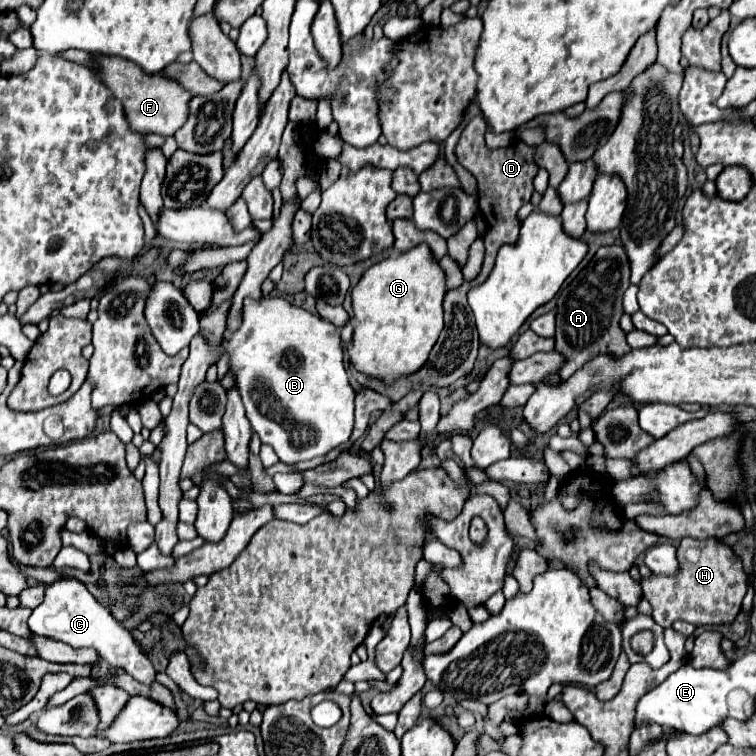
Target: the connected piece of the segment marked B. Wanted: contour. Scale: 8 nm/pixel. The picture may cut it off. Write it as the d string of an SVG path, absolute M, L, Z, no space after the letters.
M271 296L271 298L261 298L261 300L245 298L241 326L235 332L225 330L225 334L223 334L223 354L229 356L229 372L233 374L235 386L237 386L237 390L241 394L241 400L243 400L243 406L245 406L245 414L247 414L249 422L253 424L253 430L259 434L263 444L273 446L273 450L275 450L275 454L279 456L281 462L295 464L295 462L301 462L301 460L311 460L315 456L325 456L329 450L333 450L333 448L337 448L337 446L341 446L341 444L345 444L349 440L351 430L353 430L353 400L355 400L355 392L349 386L347 372L345 372L345 366L343 366L341 336L339 336L337 328L331 322L319 318L317 314L311 314L311 312L307 312L303 308L297 308L297 306L289 304L281 296Z

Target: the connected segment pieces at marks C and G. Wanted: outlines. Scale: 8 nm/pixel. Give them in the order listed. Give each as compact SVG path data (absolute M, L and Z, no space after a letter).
M65 576L65 578L57 580L55 584L47 586L43 604L39 604L33 610L33 614L29 616L29 630L33 634L37 634L37 636L45 636L45 638L65 642L65 644L69 644L73 648L91 646L91 648L95 648L99 652L99 656L109 666L125 670L137 682L143 682L143 684L155 682L157 672L155 672L151 660L143 652L135 652L135 648L131 648L131 644L137 646L131 632L125 626L121 626L109 614L109 610L103 604L99 604L95 600L95 596L87 590L87 586L83 582L79 582L77 578Z
M415 246L409 252L389 256L383 262L371 266L359 280L359 284L351 292L353 300L353 342L349 346L349 360L355 370L365 374L367 378L375 378L387 386L395 384L395 380L413 374L419 370L439 338L443 330L443 296L445 296L445 272L433 262L429 248Z

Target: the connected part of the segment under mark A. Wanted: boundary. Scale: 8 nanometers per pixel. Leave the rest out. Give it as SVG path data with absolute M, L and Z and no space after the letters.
M601 246L597 250L597 254L593 256L593 260L589 262L589 266L583 270L581 278L577 280L577 286L567 286L567 292L561 292L557 296L557 306L555 306L555 350L559 350L559 354L563 354L565 362L563 368L559 370L561 378L569 378L571 374L575 374L575 370L579 370L579 366L585 366L587 362L591 362L591 358L599 356L599 354L615 354L617 358L621 354L627 354L631 348L625 342L625 334L619 328L619 318L623 316L623 308L621 308L621 298L625 294L625 290L629 288L629 258L623 250L623 246Z

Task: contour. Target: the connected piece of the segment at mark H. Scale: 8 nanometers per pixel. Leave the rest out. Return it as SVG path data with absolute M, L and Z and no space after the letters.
M683 538L677 558L677 576L651 574L649 578L641 580L643 596L653 608L653 620L663 628L671 626L675 620L685 620L693 626L731 624L741 612L741 602L747 594L747 574L743 572L741 560L733 554L733 550L715 538Z

